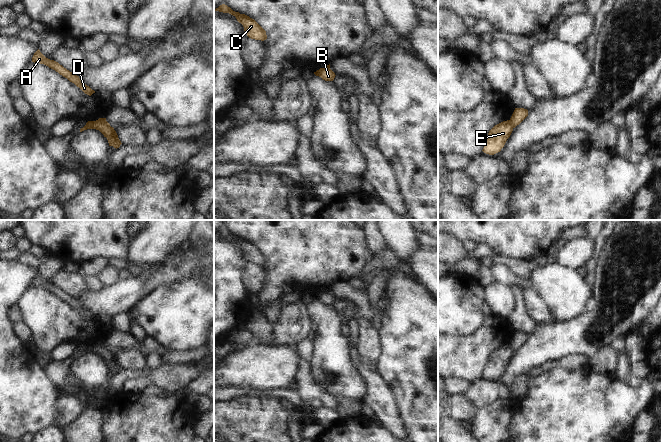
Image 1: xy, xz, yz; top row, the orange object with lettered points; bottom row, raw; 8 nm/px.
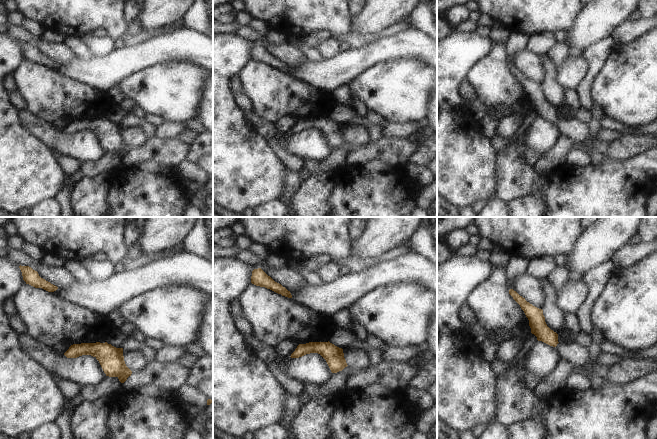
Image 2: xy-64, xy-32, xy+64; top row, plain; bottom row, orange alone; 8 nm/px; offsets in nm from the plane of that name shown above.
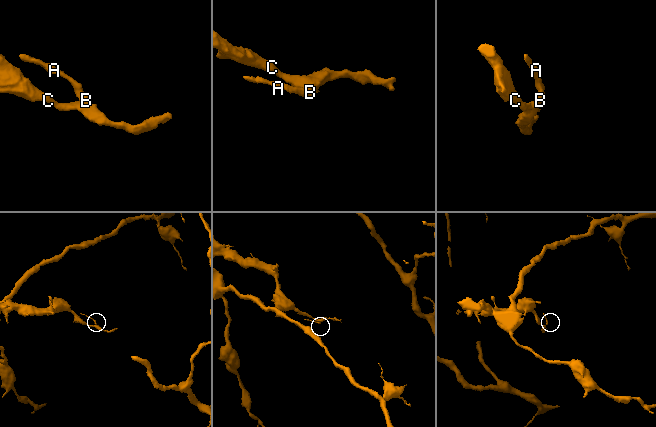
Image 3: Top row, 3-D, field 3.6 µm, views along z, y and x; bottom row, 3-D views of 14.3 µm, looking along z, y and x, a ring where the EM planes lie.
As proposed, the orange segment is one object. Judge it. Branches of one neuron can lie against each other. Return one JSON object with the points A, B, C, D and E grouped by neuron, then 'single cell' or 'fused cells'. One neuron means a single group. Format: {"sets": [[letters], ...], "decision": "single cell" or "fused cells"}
{"sets": [["A", "B", "D"], ["C", "E"]], "decision": "fused cells"}

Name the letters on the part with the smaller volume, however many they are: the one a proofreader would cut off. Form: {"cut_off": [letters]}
{"cut_off": ["A", "B", "D"]}

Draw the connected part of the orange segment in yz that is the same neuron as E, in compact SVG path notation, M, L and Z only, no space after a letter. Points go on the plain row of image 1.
M510 344L503 345L495 349L488 357L486 368L483 372L483 376L489 379L494 379L501 375L504 371L507 363L510 361L513 355L513 350Z

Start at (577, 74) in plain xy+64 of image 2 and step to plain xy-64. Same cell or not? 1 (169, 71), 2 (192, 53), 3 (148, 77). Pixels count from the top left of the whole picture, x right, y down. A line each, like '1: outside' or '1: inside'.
1: outside
2: inside
3: outside

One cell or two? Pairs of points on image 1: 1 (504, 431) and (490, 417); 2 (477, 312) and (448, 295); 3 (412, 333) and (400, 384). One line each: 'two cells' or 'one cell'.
1: one cell
2: one cell
3: one cell

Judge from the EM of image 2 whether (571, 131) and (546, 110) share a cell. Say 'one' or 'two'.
one

